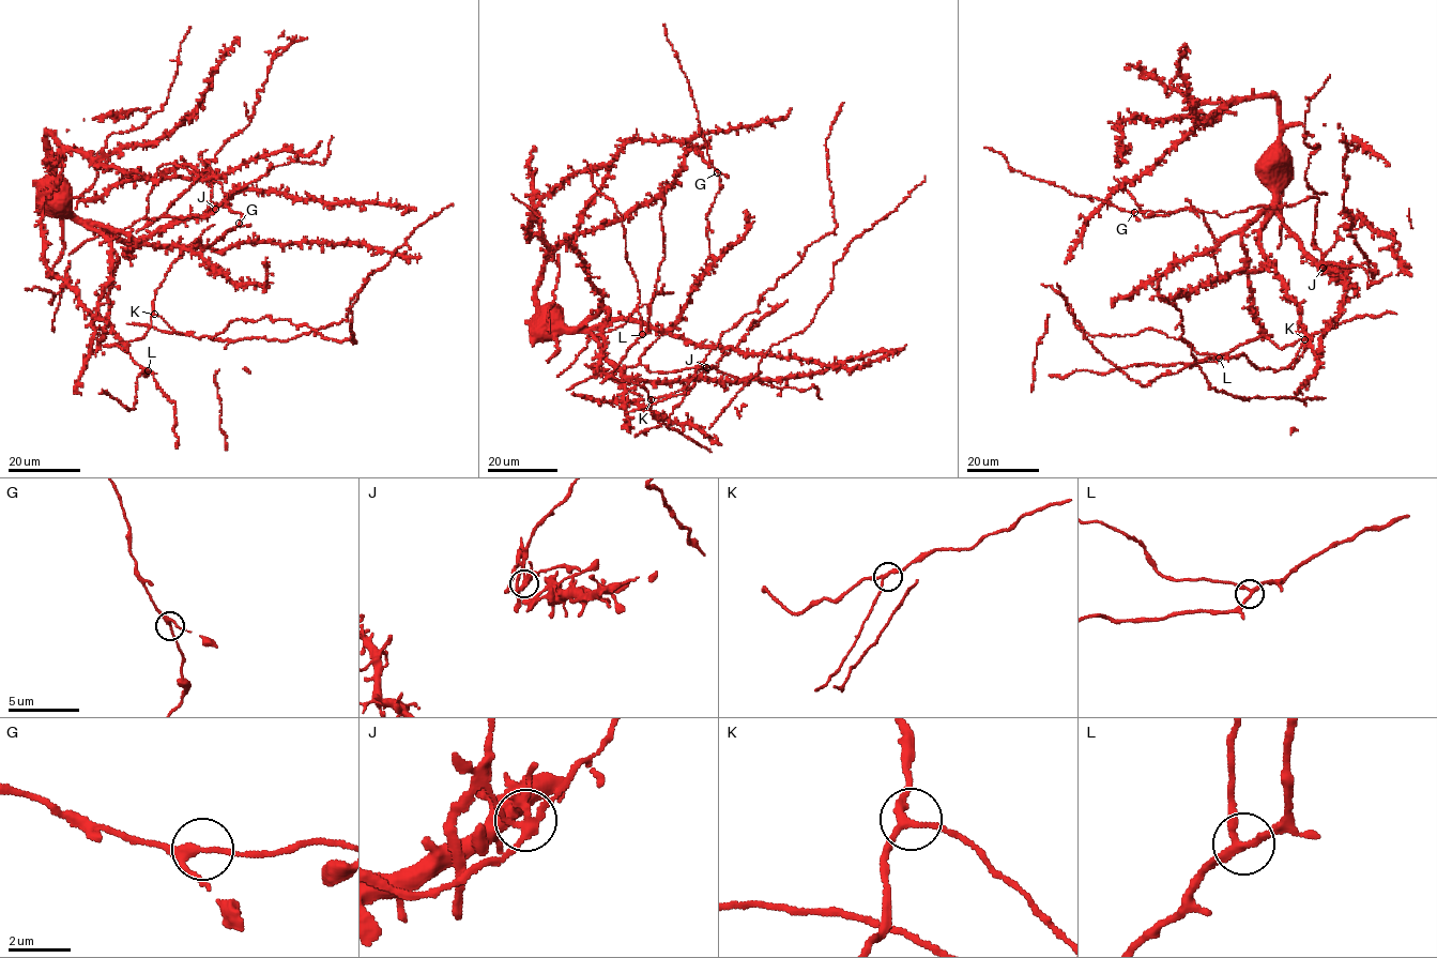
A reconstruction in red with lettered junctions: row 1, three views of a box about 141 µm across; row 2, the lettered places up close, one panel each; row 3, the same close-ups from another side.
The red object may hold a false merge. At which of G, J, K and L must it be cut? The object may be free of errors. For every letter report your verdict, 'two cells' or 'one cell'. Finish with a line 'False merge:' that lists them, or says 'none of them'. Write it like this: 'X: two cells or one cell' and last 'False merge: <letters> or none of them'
G: one cell
J: two cells
K: one cell
L: one cell
False merge: J

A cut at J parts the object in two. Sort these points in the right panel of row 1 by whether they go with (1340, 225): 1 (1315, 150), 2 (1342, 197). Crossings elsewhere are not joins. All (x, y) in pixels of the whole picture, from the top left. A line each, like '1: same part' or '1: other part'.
1: other part
2: same part

